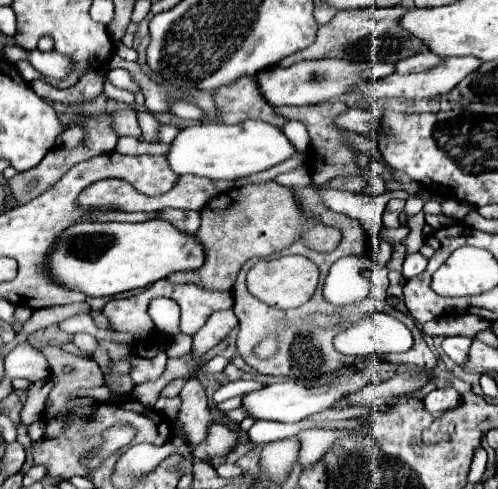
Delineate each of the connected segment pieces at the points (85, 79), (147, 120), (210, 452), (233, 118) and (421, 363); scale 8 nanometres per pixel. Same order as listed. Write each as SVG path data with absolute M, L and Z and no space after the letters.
M92 71L84 74L78 80L78 84L74 84L68 90L58 90L58 88L46 84L44 80L34 80L34 92L44 100L52 100L52 102L60 102L60 104L80 104L80 102L96 100L103 92L103 83L102 73Z
M148 110L138 112L138 122L140 122L140 128L142 128L144 140L146 142L158 142L158 130L160 130L162 124Z
M212 424L208 438L202 444L194 446L192 452L194 452L196 458L212 460L212 458L226 456L230 450L234 450L234 446L238 442L240 442L238 432L234 428L228 428L228 426L222 426L222 424Z
M244 76L244 80L236 80L236 84L216 88L212 96L216 108L220 110L220 118L226 124L244 122L250 118L264 120L278 128L286 124L286 118L276 114L264 96L260 96L260 90L256 88L256 76Z
M396 312L396 318L406 318L406 326L408 326L408 330L414 336L414 346L406 354L390 354L390 360L392 362L400 362L400 364L412 364L412 366L416 366L420 370L432 372L432 368L436 366L436 360L438 358L428 348L428 344L424 340L422 332L418 330L418 326L414 324L414 320L410 316L404 316L402 312Z

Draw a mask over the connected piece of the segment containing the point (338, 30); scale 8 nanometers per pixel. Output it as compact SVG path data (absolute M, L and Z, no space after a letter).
M414 4L338 12L330 24L324 24L318 28L318 36L312 46L284 58L280 62L280 66L290 66L300 60L318 60L318 58L344 58L344 60L352 60L352 62L376 60L376 62L396 64L404 58L416 56L428 48L424 48L424 44L420 44L420 40L416 40L414 36L408 36L408 32L404 32L400 28L400 16L404 16L404 12L408 12L408 8L414 8Z

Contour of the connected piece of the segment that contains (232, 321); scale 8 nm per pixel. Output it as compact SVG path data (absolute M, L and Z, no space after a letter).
M214 312L214 316L210 320L206 320L206 324L194 334L194 354L200 358L202 354L206 354L212 346L216 346L234 326L238 324L234 312Z

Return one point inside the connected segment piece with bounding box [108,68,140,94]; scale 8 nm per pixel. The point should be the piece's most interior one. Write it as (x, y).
(122, 78)

